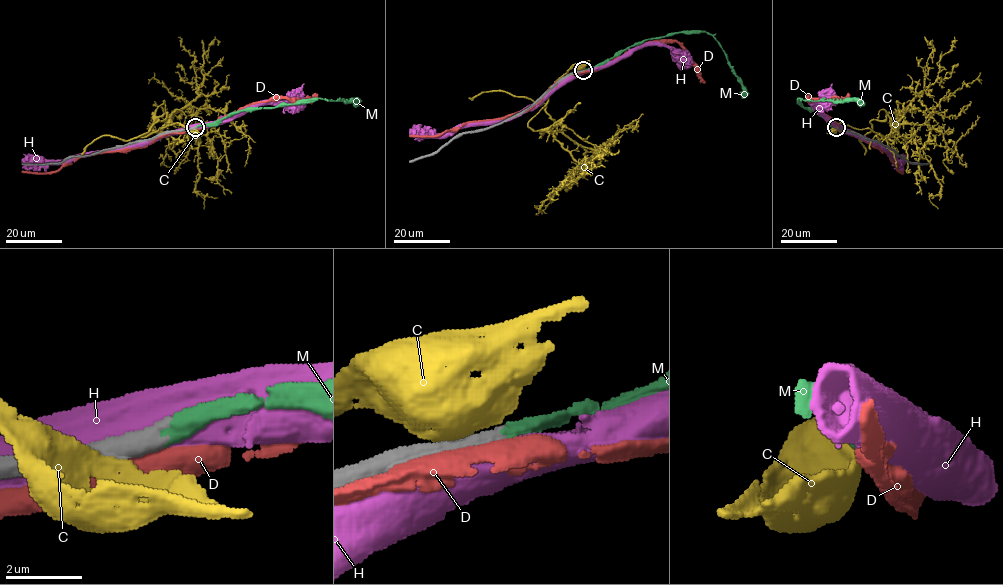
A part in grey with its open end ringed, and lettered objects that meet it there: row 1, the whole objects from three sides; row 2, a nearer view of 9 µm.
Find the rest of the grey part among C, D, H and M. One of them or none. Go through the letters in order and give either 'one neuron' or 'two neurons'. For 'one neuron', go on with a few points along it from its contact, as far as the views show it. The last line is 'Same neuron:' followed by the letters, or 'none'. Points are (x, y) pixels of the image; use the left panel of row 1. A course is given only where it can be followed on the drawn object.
C: two neurons
D: two neurons
H: two neurons
M: one neuron; course (195, 127), (213, 125), (243, 110), (306, 103), (321, 98), (353, 100), (354, 105)
Same neuron: M

